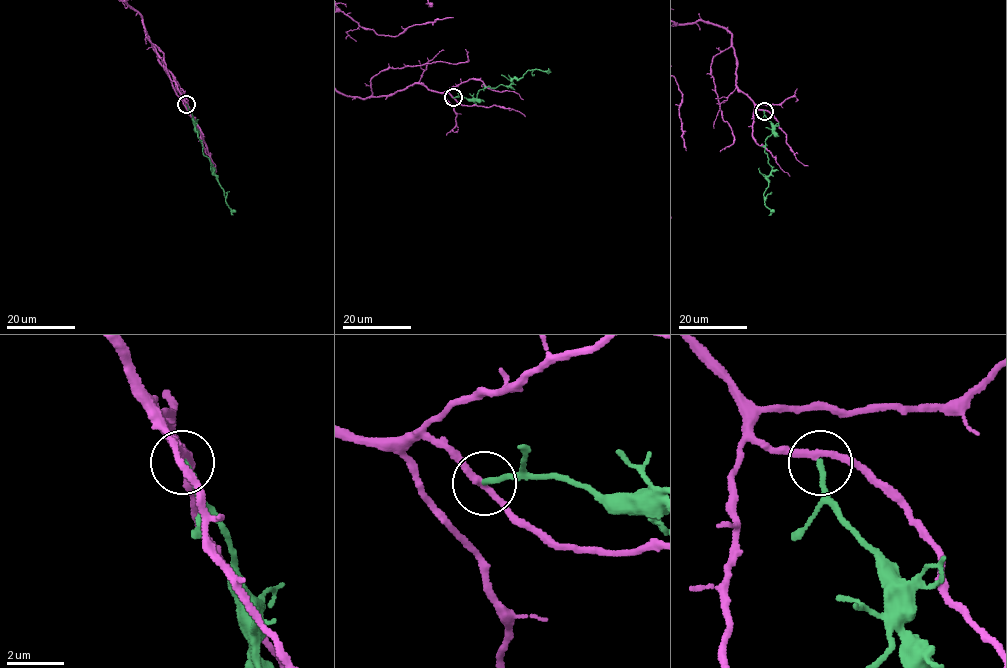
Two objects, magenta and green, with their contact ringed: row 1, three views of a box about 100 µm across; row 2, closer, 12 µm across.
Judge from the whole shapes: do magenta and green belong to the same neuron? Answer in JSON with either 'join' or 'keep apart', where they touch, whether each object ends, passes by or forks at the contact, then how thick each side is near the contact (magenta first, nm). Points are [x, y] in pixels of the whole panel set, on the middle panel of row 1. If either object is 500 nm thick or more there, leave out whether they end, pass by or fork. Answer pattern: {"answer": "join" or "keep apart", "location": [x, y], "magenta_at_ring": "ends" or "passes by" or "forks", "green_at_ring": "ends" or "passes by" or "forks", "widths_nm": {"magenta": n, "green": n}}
{"answer": "keep apart", "location": [453, 97], "magenta_at_ring": "passes by", "green_at_ring": "ends", "widths_nm": {"magenta": 240, "green": 190}}

